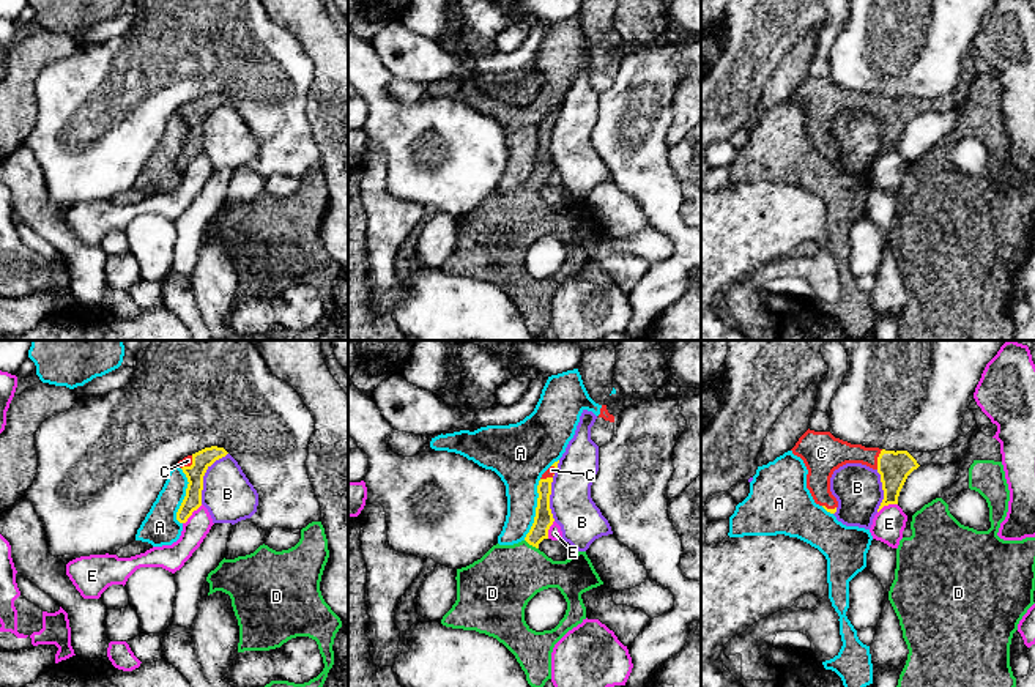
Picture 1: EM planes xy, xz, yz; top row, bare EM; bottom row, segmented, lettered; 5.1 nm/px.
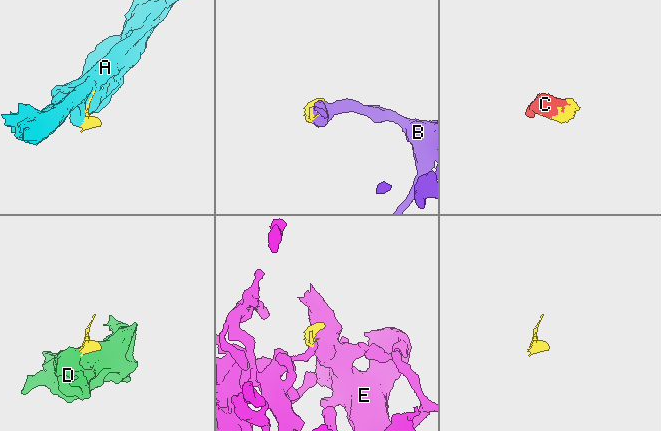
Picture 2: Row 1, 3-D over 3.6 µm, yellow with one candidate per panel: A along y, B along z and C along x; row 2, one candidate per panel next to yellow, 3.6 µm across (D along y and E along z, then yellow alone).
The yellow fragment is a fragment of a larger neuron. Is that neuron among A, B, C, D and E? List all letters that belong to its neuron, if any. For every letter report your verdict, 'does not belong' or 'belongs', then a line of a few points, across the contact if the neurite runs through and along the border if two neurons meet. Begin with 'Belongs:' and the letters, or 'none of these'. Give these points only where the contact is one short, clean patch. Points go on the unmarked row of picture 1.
Belongs: C, D
A: does not belong
B: does not belong
C: belongs
D: belongs
E: does not belong; line xy (202, 152), (183, 170)

